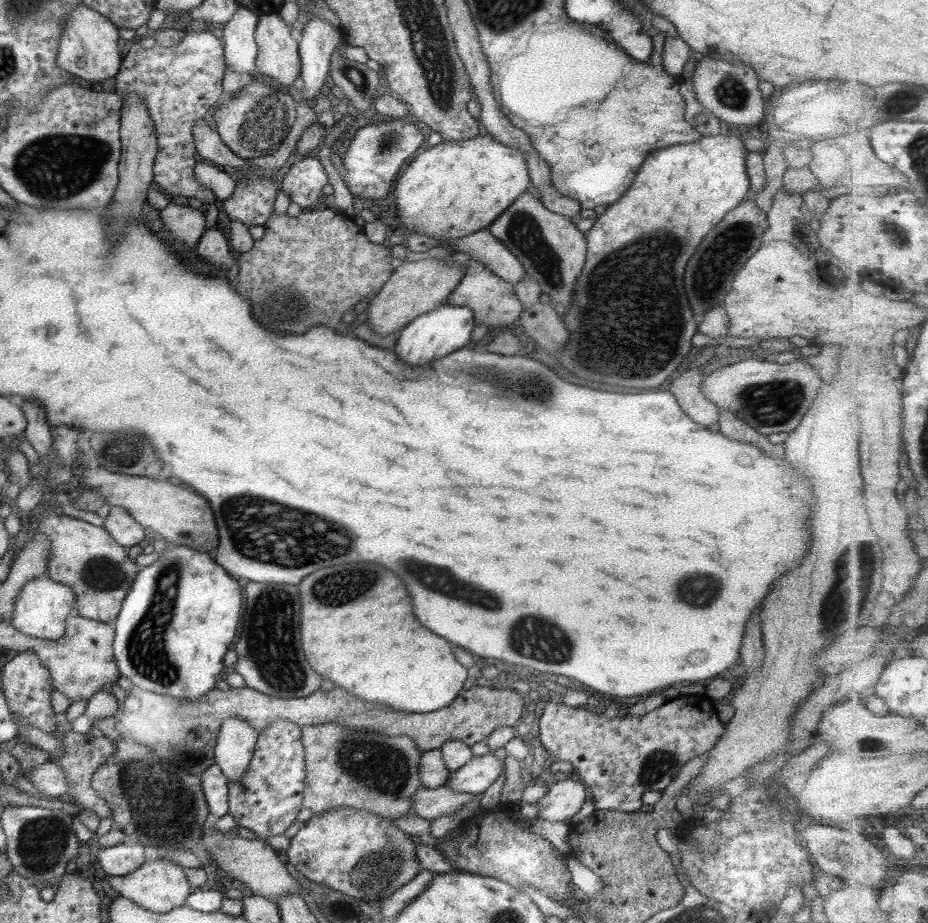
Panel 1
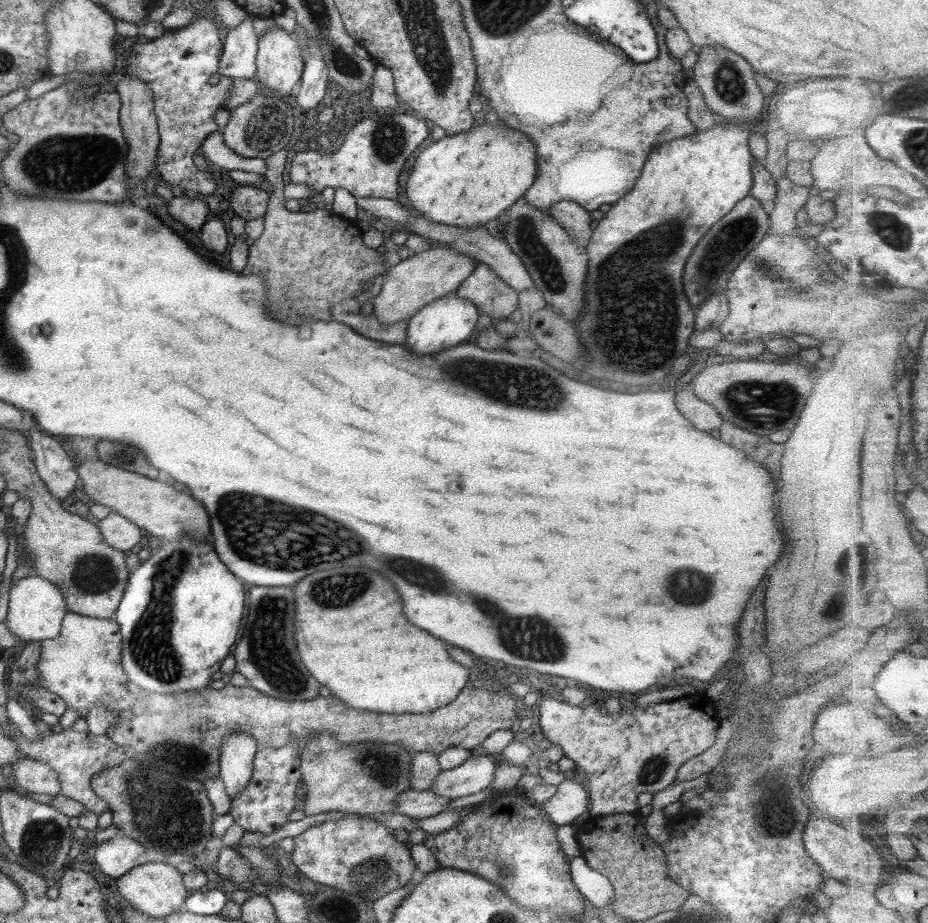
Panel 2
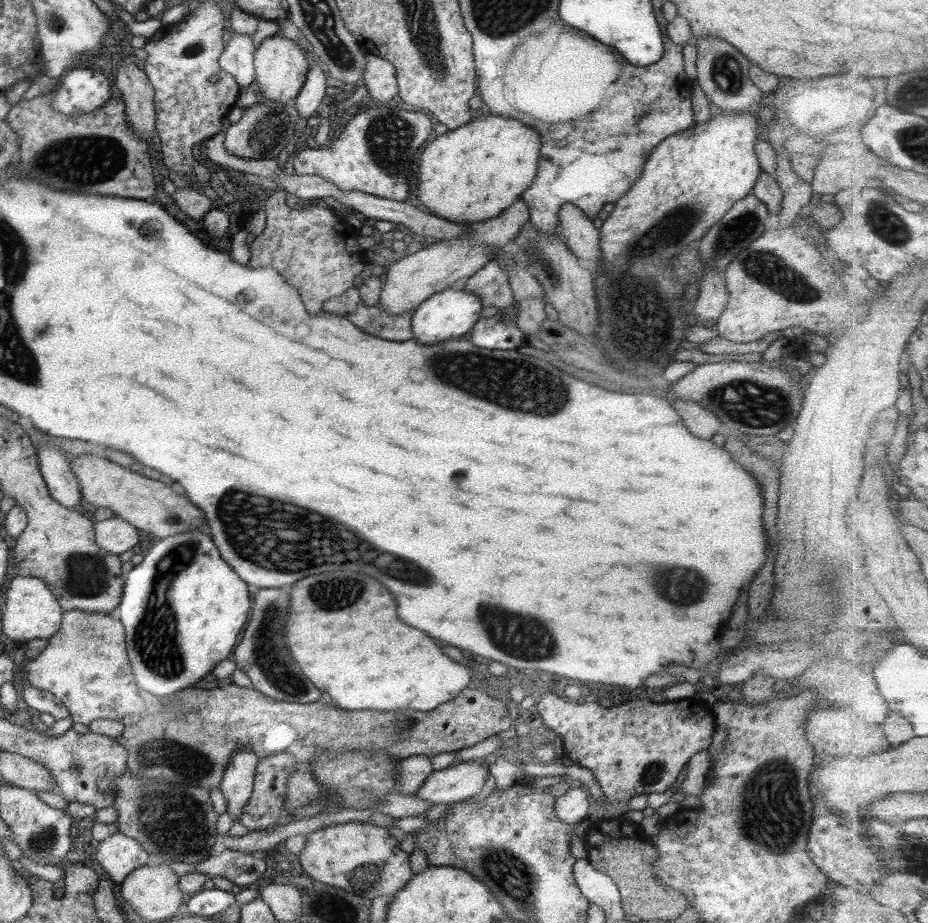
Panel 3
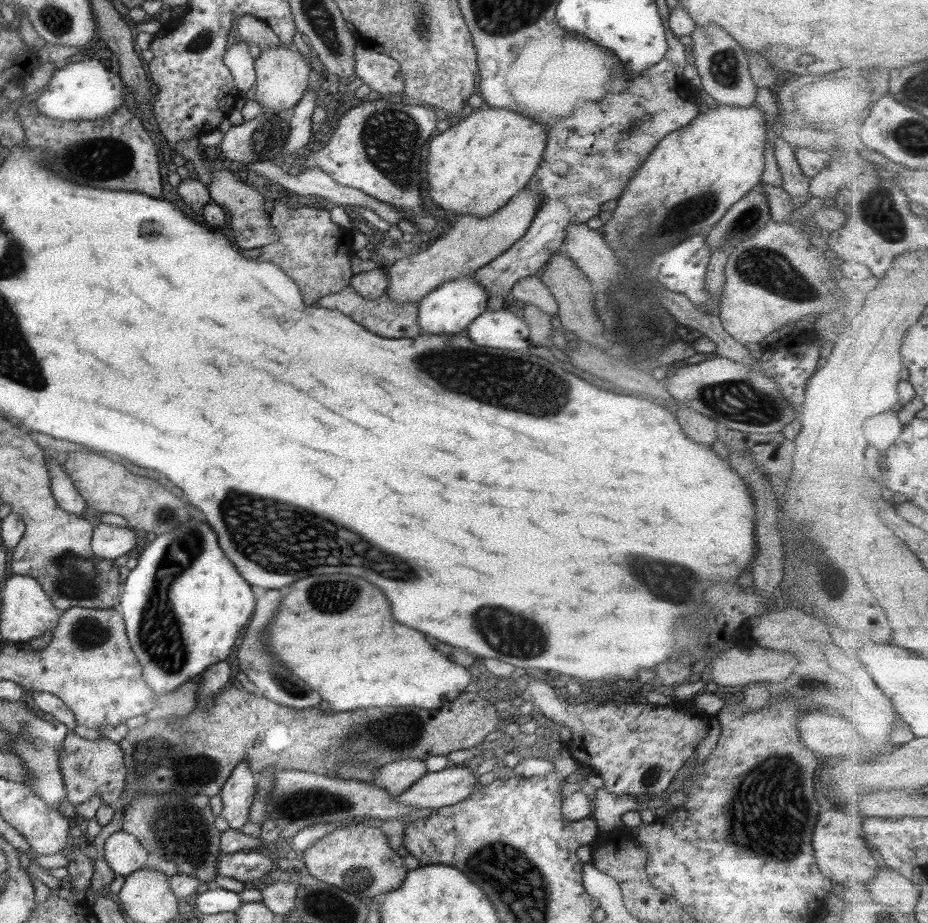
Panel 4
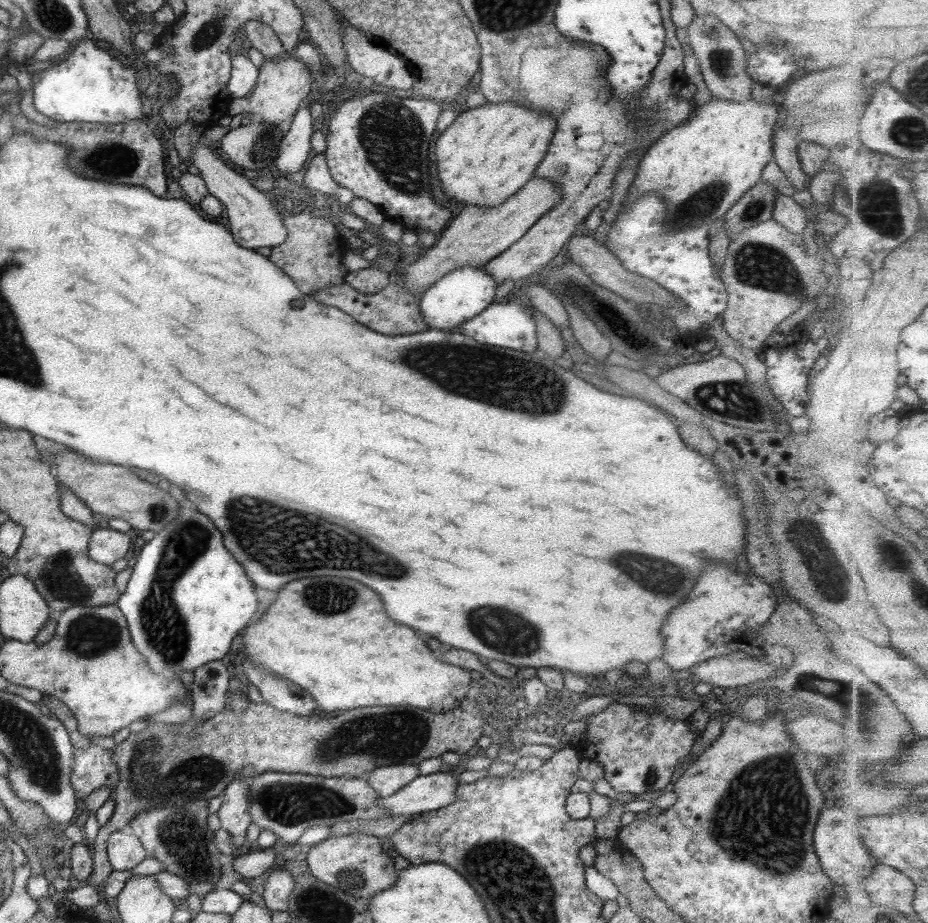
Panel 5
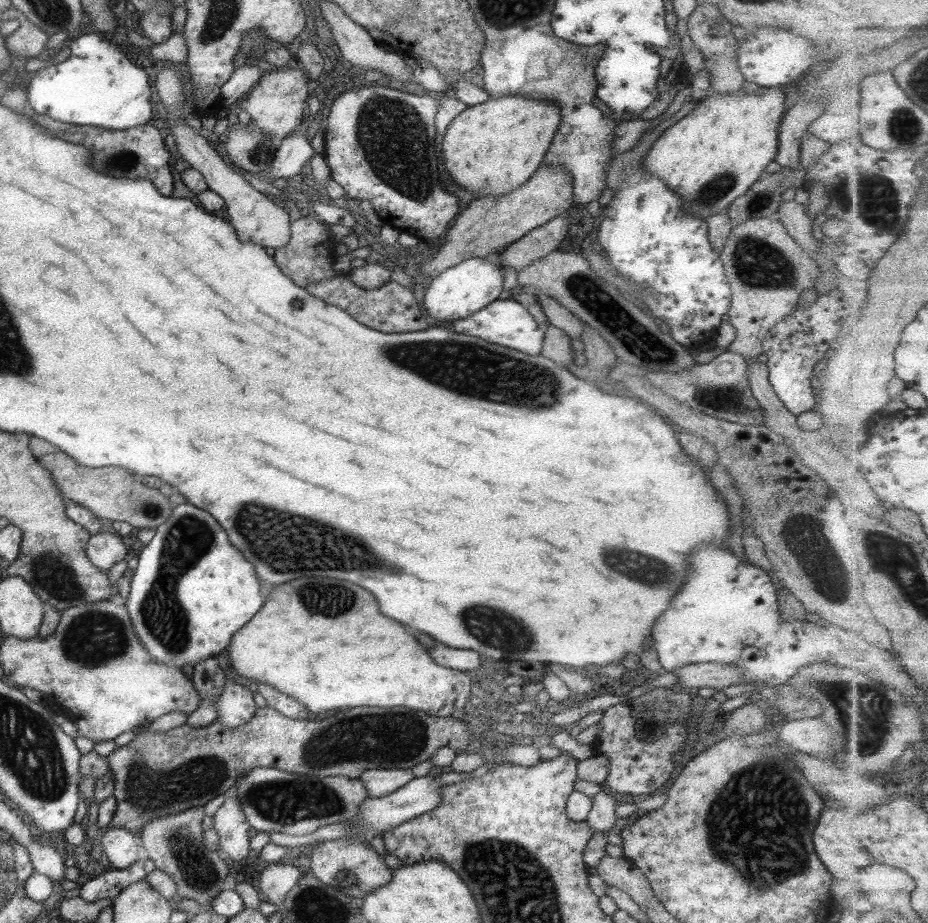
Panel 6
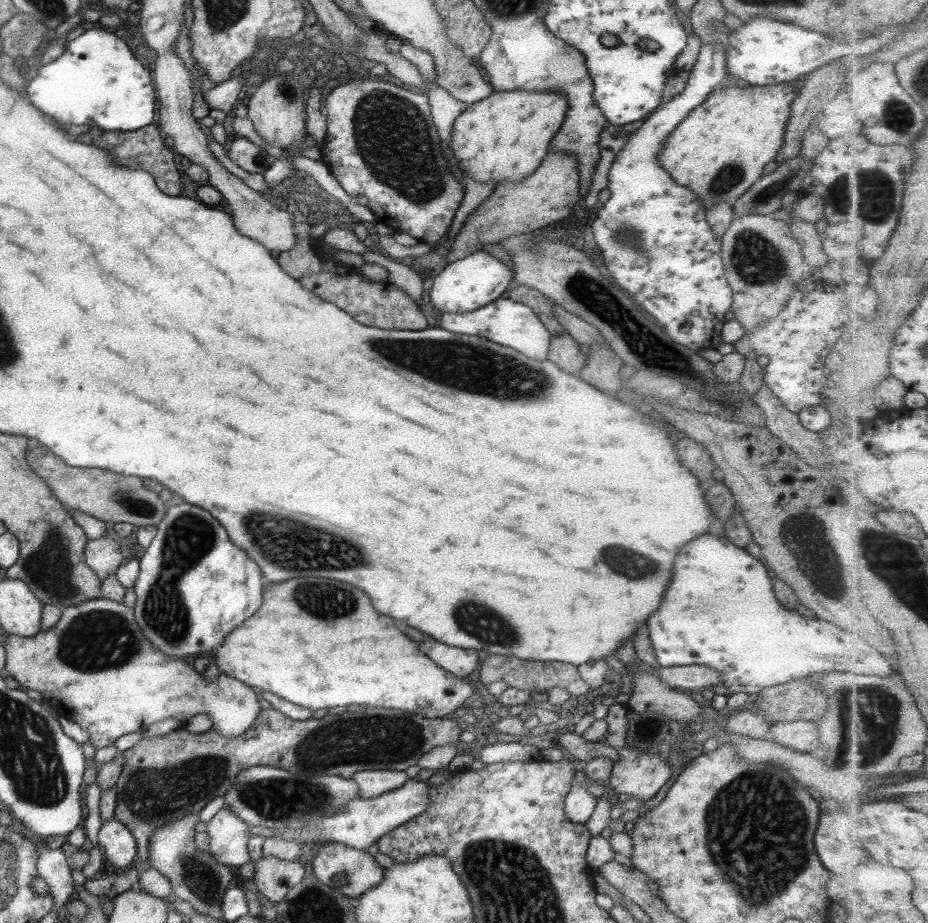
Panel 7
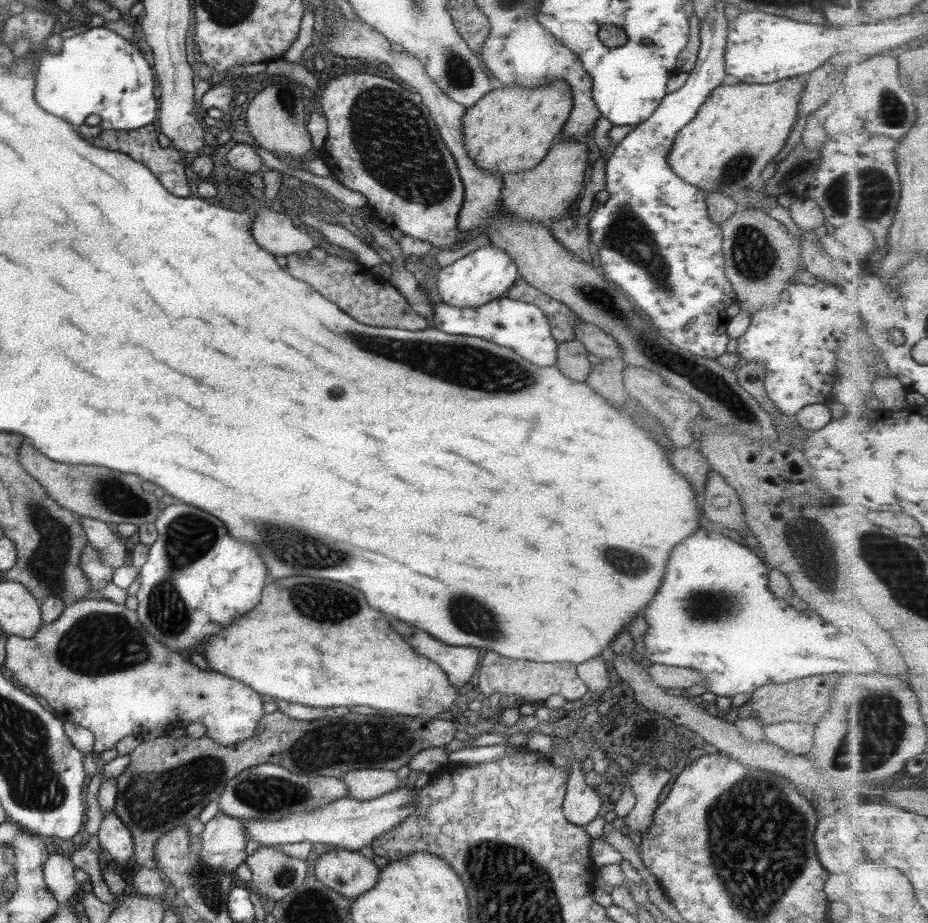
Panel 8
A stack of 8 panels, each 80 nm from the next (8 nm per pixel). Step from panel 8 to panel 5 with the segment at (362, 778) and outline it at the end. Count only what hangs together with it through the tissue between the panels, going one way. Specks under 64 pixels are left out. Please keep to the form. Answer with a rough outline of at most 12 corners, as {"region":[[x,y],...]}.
{"region":[[417,765],[376,768],[364,778],[380,797],[395,794],[417,775]]}

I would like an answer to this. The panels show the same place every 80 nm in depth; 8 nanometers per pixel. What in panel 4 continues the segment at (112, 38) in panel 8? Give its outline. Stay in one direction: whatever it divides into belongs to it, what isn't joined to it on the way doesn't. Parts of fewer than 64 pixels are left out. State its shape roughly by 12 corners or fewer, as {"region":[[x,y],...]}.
{"region":[[86,54],[58,65],[32,98],[60,121],[116,111],[127,90]]}

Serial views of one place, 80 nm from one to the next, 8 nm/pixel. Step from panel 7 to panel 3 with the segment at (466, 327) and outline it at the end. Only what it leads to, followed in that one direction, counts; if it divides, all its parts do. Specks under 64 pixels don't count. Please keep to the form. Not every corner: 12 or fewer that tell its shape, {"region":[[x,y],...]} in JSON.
{"region":[[500,314],[479,319],[465,338],[487,350],[516,350],[525,343]]}

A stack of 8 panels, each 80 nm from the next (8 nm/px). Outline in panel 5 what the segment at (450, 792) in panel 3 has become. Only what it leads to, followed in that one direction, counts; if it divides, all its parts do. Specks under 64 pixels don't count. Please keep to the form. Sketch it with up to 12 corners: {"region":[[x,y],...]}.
{"region":[[417,775],[378,798],[383,816],[438,811],[454,800],[458,777]]}

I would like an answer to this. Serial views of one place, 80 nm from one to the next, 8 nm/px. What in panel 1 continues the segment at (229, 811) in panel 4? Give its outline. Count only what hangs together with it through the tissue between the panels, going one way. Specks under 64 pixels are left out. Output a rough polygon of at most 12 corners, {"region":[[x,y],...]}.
{"region":[[241,718],[223,720],[213,748],[227,781],[251,761],[258,732]]}

